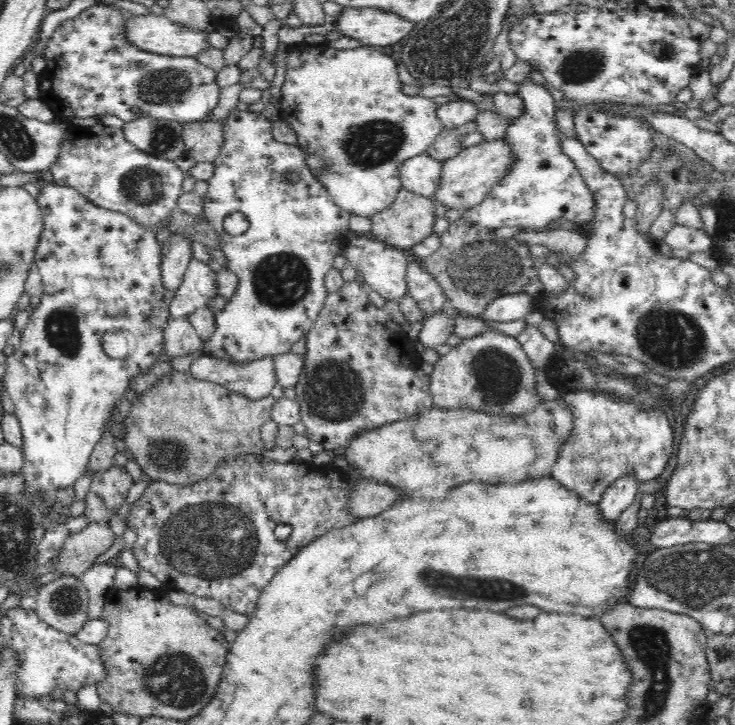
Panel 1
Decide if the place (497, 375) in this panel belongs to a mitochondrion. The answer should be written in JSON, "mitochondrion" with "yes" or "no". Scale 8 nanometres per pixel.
{"mitochondrion":"yes"}

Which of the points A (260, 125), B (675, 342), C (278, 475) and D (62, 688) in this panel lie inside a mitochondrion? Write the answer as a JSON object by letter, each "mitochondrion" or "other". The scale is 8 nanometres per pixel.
{"A":"other","B":"mitochondrion","C":"other","D":"other"}

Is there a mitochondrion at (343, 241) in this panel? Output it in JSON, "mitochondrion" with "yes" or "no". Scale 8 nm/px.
{"mitochondrion":"no"}

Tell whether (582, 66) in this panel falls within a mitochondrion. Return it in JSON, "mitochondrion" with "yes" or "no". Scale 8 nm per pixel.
{"mitochondrion":"yes"}

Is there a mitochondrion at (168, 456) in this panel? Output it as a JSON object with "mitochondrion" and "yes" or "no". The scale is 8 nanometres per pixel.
{"mitochondrion":"yes"}

